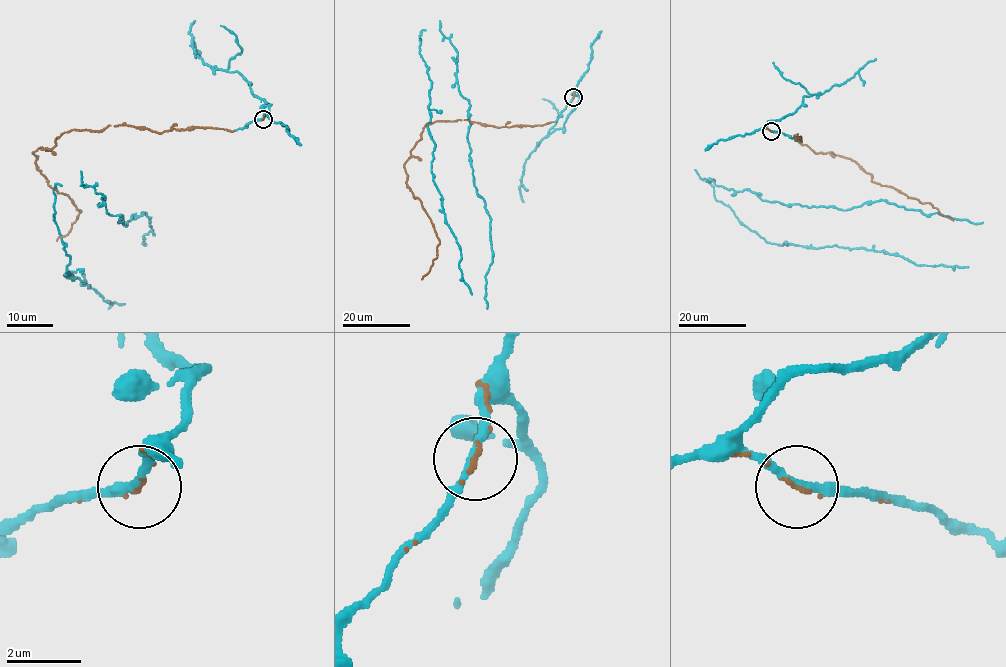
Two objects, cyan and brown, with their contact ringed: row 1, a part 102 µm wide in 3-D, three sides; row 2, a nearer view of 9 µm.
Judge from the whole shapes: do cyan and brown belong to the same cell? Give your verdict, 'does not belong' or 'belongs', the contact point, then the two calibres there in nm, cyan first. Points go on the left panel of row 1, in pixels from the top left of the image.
belongs | (263, 119) | 200/90 nm

